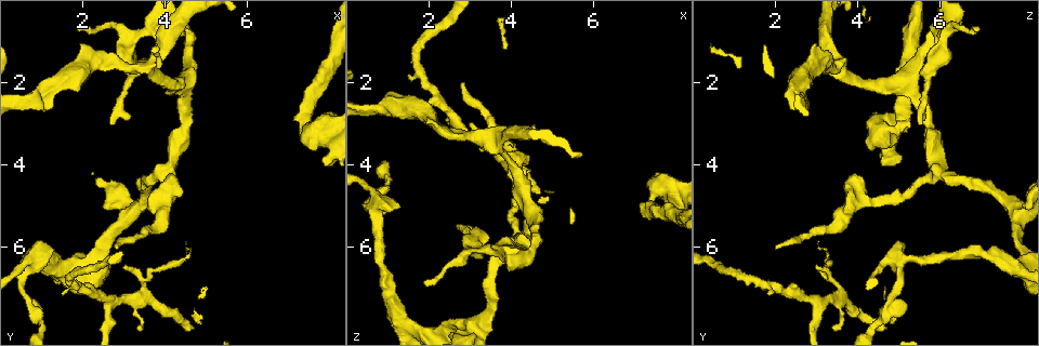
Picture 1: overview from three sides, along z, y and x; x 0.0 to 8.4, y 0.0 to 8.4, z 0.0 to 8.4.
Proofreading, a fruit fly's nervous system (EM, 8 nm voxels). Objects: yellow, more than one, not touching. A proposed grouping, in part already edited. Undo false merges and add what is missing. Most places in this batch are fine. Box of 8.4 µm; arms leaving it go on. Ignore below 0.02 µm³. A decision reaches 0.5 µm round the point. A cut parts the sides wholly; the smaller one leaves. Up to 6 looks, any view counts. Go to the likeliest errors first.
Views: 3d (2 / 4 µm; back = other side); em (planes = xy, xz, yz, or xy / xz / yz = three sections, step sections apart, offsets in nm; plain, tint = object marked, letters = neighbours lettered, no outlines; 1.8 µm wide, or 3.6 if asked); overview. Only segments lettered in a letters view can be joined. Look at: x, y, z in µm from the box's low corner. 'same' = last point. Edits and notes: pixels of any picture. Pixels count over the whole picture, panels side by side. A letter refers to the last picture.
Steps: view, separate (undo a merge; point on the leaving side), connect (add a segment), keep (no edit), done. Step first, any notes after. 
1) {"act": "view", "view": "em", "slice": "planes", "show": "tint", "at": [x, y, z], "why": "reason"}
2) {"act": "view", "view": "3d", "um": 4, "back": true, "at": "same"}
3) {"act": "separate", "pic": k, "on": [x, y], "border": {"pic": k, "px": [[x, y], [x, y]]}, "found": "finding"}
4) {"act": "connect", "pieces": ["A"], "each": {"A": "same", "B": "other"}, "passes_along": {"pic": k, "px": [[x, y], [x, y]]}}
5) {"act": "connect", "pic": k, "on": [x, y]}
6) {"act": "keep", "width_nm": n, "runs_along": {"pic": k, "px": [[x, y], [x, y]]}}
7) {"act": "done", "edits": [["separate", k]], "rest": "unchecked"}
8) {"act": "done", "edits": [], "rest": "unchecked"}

{"act": "view", "view": "em", "slice": "planes", "show": "letters", "at": [1.95, 1.05, 2.95], "why": "free end"}

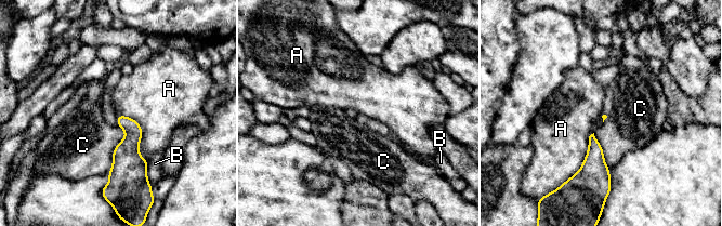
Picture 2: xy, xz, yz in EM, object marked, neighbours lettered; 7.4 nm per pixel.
{"act": "keep", "each": {"A": "other", "B": "other", "C": "other"}, "found": "no lettered segment goes on from it"}

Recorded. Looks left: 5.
{"act": "view", "view": "em", "um": 3.6, "slice": "planes", "show": "tint", "at": [3.15, 1.90, 5.70], "why": "sudden change in width"}

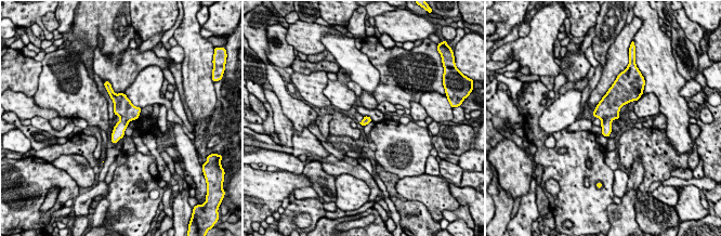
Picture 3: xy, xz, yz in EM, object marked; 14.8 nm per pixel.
{"act": "view", "view": "em", "um": 3.6, "slice": "planes", "show": "letters", "at": "same"}

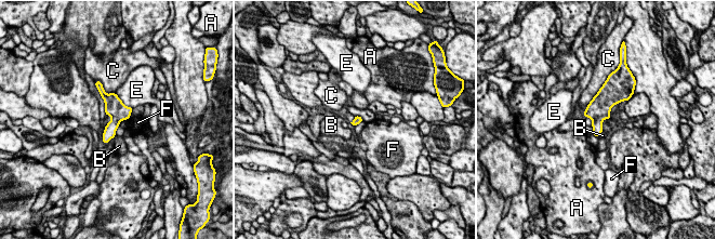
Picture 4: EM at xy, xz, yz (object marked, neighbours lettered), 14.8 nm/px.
{"act": "keep", "each": {"A": "other", "B": "other", "C": "other", "E": "other", "F": "other"}, "border": {"pic": 4, "px": [[603, 131], [598, 137]]}, "found": "all the same neuron"}

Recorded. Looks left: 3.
{"act": "view", "view": "3d", "um": 4, "at": [7.90, 4.00, 4.55], "why": "free end"}

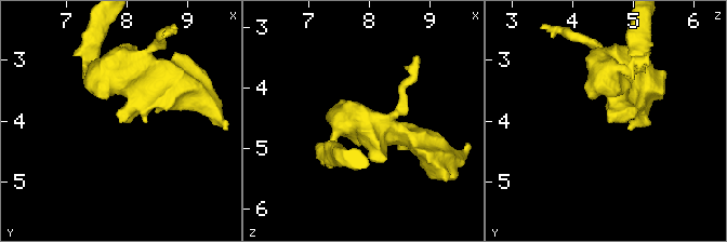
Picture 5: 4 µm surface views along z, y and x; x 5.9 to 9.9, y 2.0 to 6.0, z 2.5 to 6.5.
{"act": "view", "view": "em", "slice": "planes", "show": "letters", "at": [7.90, 4.05, 4.55], "why": "shape alone is not enough"}

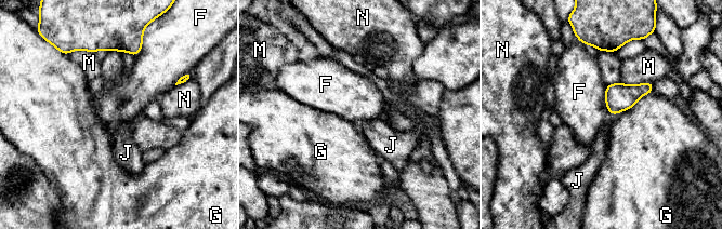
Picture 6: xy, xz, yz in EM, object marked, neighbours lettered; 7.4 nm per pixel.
{"act": "keep", "each": {"F": "other", "G": "other", "J": "other", "M": "other", "N": "other"}, "border": {"pic": 6, "px": [[605, 85], [605, 105], [609, 113]]}, "found": "no lettered segment goes on from it"}

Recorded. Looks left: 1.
{"act": "done", "edits": [], "rest": "unchecked"}

